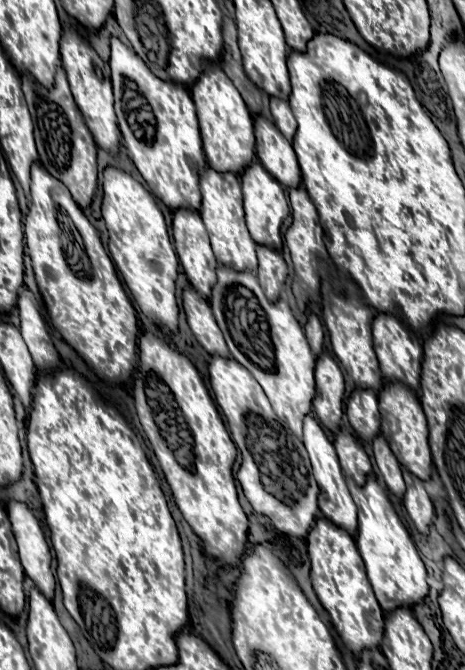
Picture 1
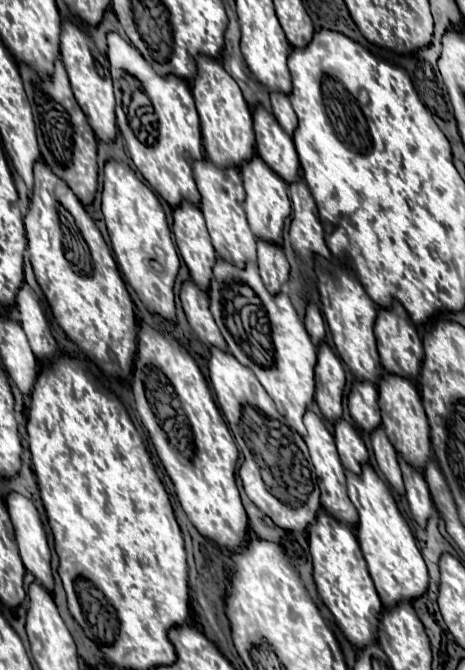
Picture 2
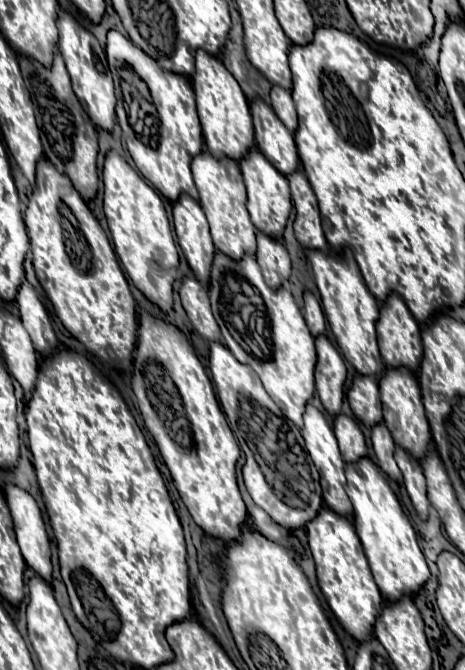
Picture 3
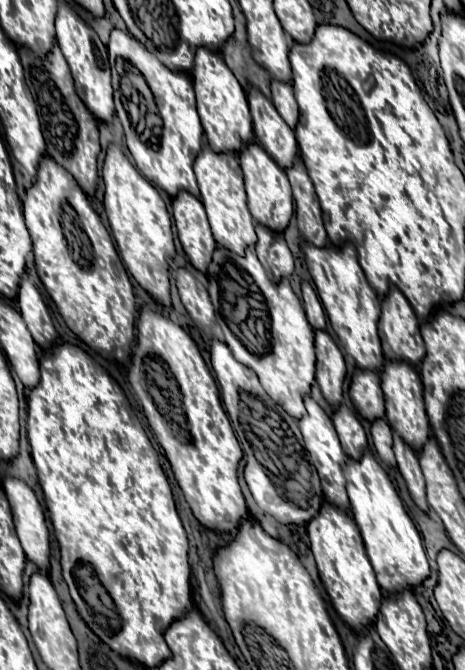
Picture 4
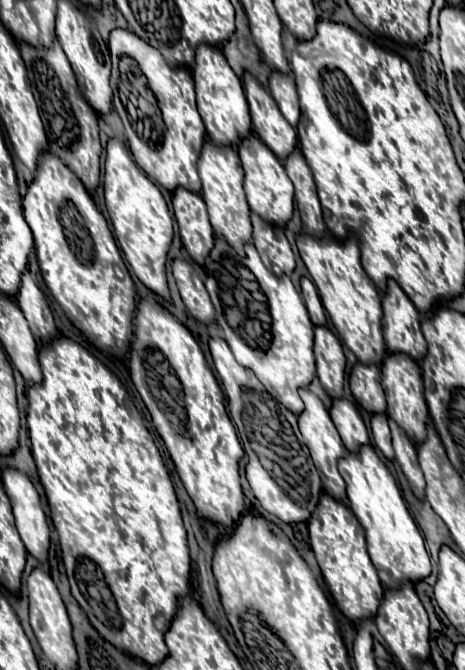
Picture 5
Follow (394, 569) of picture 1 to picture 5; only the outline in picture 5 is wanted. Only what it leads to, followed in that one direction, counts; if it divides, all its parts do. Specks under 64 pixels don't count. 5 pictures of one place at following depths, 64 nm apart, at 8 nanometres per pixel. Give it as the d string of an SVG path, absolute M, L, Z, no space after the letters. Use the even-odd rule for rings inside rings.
M366 444L358 452L346 452L346 456L338 460L338 468L346 480L350 508L366 530L368 554L378 568L382 584L386 588L398 588L404 582L418 582L426 578L430 574L430 556L424 548L424 538L406 508L394 476L376 450Z

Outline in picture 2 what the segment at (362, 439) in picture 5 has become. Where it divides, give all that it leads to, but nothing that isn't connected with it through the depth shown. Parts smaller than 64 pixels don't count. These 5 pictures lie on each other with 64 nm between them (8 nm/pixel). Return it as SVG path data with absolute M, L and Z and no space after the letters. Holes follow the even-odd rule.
M340 418L334 424L334 438L336 438L338 454L342 456L344 468L358 474L362 470L362 464L368 462L368 450L364 446L358 430L350 422Z

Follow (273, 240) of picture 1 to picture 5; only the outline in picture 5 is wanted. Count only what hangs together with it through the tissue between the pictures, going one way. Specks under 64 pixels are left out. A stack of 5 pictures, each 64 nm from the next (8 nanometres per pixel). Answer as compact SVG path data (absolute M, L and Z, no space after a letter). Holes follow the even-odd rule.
M256 134L246 136L246 140L242 140L242 144L238 146L238 152L242 156L242 166L246 172L244 190L248 196L250 210L262 216L264 220L270 220L272 224L284 226L292 218L292 210L294 210L294 186L290 178L286 176L284 164L274 156L274 152Z

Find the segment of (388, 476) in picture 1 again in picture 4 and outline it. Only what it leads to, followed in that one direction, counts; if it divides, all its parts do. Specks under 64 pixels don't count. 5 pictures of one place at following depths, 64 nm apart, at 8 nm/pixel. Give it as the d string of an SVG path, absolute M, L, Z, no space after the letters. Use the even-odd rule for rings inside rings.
M378 418L372 422L372 440L374 448L384 464L390 464L390 468L396 468L394 452L392 452L392 428L386 424L386 418Z

